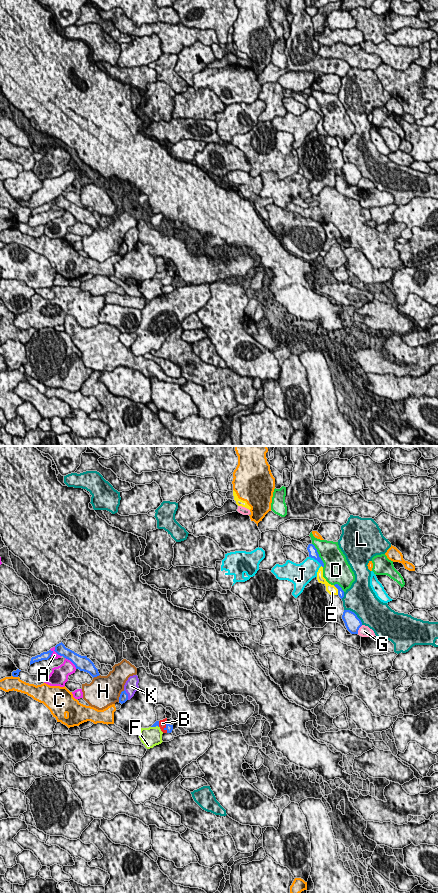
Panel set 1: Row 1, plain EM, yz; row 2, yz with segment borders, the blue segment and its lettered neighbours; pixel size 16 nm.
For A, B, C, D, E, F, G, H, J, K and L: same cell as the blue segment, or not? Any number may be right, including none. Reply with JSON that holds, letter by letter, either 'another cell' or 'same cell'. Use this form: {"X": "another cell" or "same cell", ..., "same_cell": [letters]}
{"A": "another cell", "B": "same cell", "C": "another cell", "D": "another cell", "E": "another cell", "F": "another cell", "G": "another cell", "H": "another cell", "J": "another cell", "K": "another cell", "L": "another cell", "same_cell": ["B"]}

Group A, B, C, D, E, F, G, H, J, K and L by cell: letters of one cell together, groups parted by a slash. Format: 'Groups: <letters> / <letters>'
Groups: A / B / C / D / E F / G K / H / J / L

